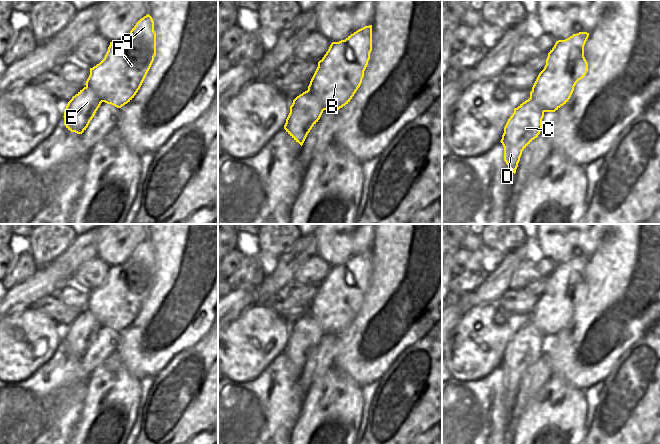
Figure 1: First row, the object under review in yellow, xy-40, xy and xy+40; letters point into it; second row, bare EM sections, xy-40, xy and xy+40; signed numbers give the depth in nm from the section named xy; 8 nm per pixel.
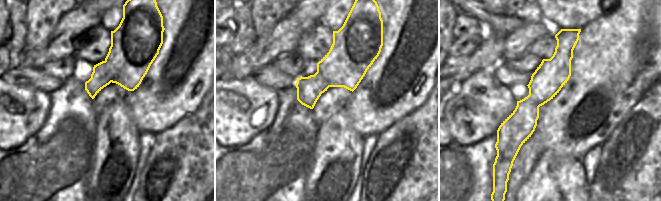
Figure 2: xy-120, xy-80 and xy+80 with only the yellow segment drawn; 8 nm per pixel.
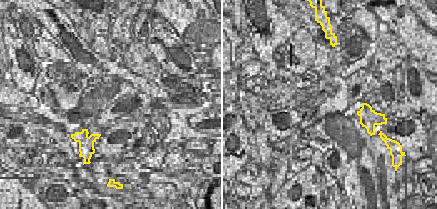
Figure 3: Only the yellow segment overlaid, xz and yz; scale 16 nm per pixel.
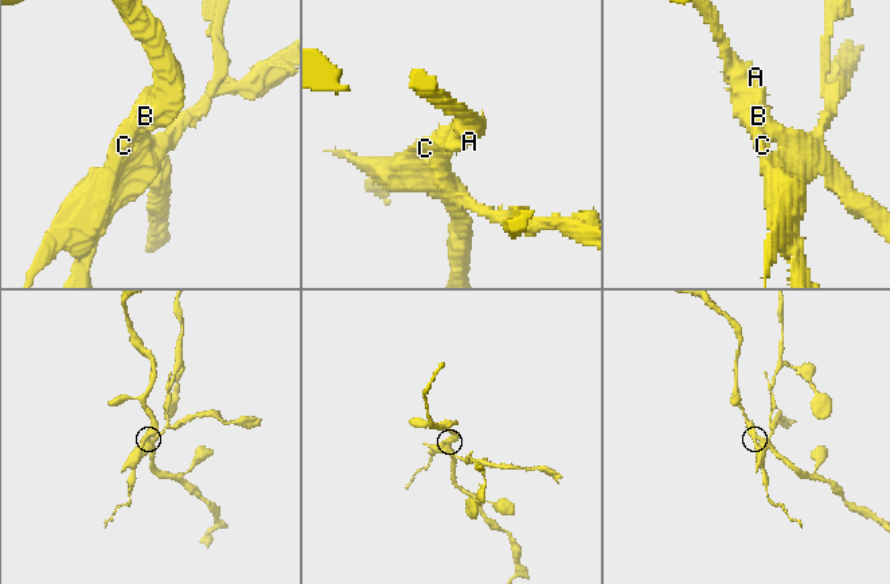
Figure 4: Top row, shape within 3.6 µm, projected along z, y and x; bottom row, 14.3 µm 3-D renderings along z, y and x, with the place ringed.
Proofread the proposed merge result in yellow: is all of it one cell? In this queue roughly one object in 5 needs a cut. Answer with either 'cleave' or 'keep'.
cleave

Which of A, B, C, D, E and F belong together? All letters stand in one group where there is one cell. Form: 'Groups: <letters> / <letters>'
Groups: A B F / C D E.

